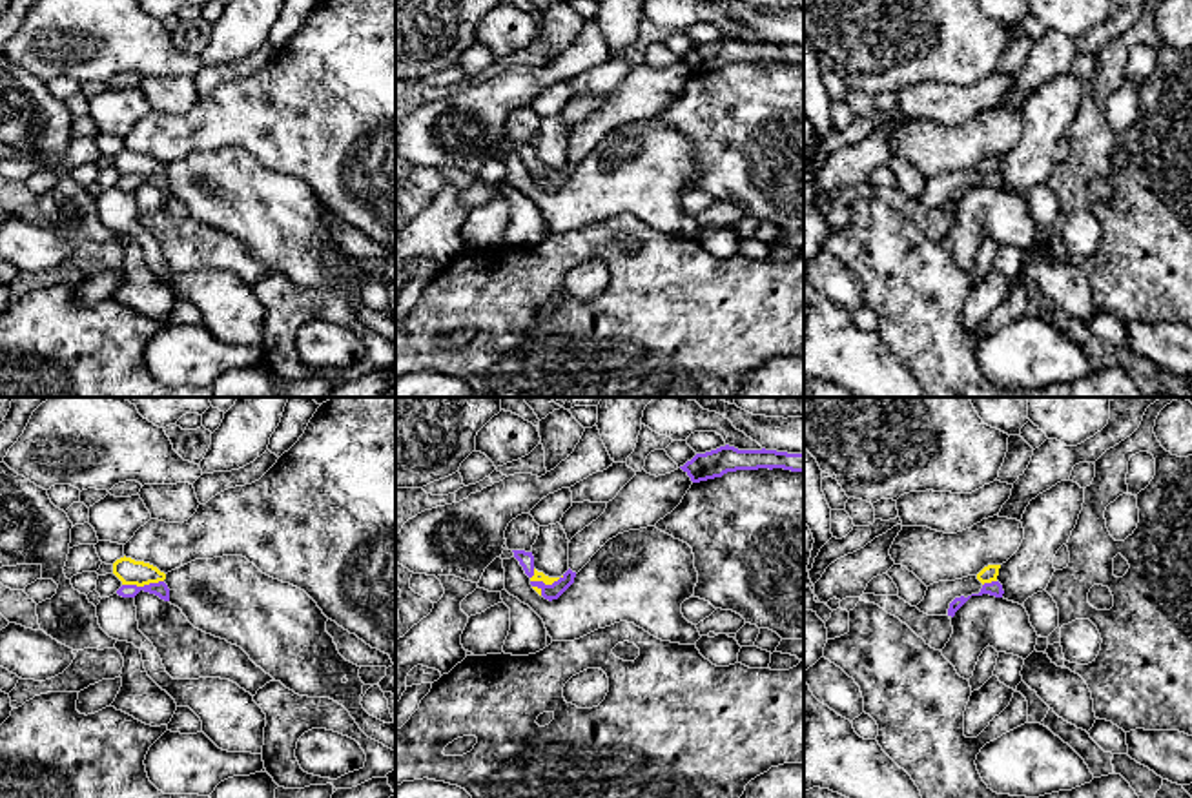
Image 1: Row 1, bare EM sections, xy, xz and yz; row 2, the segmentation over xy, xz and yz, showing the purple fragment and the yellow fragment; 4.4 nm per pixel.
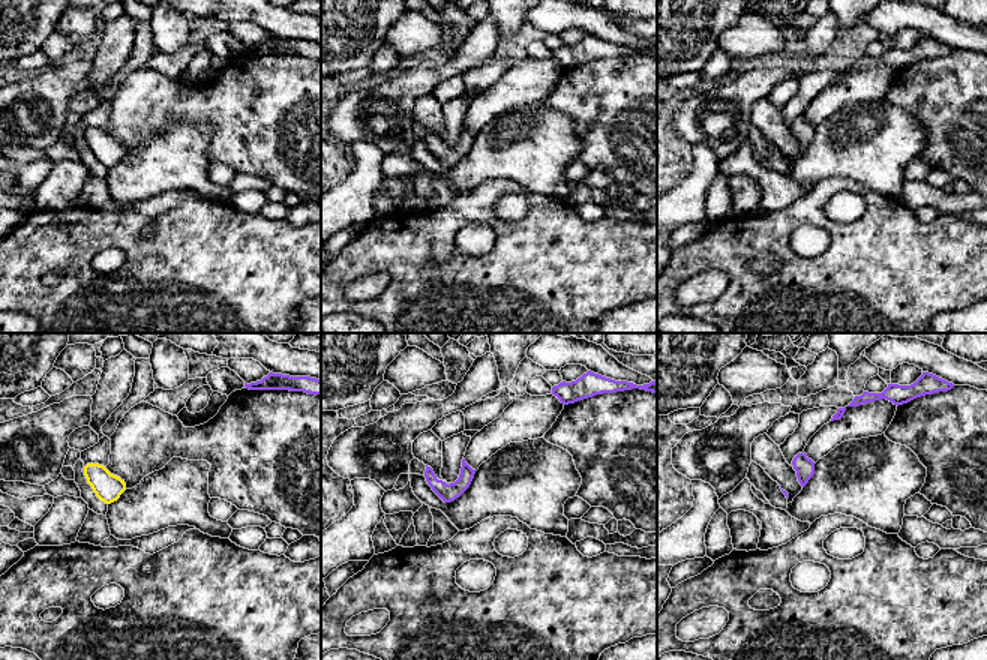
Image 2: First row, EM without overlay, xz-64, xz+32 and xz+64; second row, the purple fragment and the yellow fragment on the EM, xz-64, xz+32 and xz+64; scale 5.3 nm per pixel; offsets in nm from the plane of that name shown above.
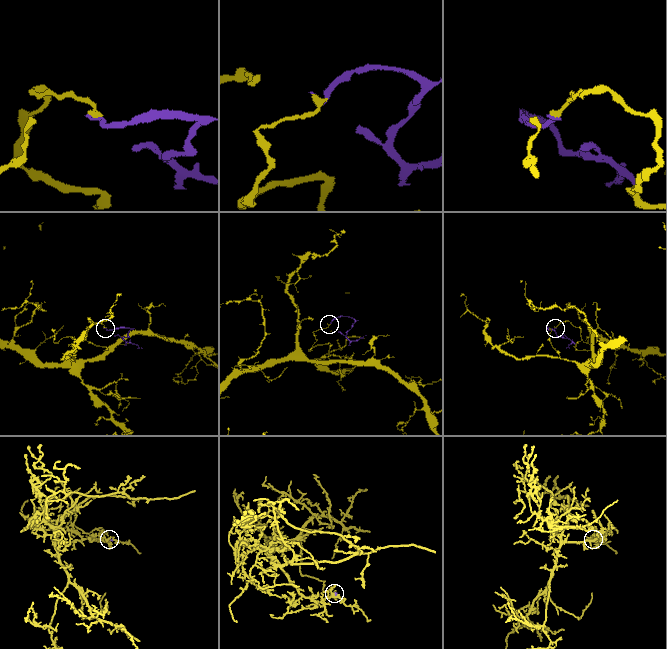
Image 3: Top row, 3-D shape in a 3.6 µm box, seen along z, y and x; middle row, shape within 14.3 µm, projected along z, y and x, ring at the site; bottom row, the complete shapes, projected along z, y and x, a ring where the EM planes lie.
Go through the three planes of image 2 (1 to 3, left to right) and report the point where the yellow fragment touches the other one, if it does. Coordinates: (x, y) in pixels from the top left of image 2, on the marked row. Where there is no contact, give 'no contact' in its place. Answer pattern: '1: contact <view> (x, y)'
1: no contact
2: no contact
3: no contact

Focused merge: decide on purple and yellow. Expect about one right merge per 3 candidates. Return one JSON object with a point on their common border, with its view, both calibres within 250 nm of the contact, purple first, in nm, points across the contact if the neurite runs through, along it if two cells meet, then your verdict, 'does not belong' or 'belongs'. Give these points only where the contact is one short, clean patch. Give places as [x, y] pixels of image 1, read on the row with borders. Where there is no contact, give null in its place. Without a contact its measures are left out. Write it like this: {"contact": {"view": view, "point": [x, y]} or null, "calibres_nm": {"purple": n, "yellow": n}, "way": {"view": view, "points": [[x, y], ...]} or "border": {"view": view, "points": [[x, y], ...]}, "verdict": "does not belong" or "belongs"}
{"contact": {"view": "xz", "point": [547, 585]}, "calibres_nm": {"purple": 70, "yellow": 50}, "border": {"view": "xz", "points": [[564, 576], [551, 583], [531, 582]]}, "verdict": "does not belong"}

